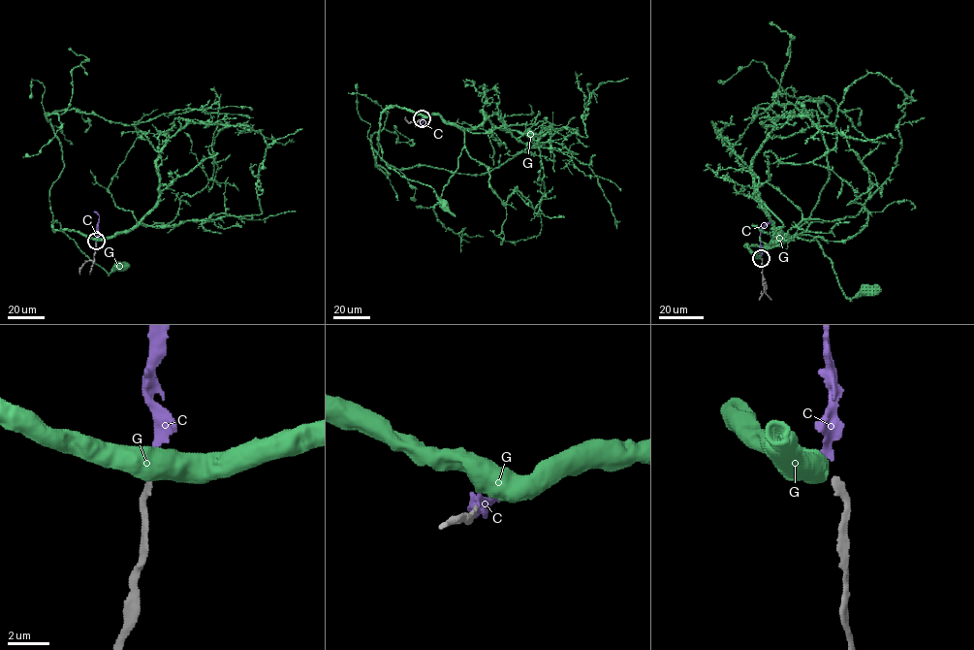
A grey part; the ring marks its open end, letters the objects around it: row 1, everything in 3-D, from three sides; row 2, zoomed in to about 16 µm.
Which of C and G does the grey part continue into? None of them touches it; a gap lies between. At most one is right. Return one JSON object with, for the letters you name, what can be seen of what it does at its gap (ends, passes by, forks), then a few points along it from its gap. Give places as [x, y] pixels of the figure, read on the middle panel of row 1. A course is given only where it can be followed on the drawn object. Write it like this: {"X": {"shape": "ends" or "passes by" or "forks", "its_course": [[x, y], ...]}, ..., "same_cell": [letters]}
{"C": {"shape": "ends"}, "same_cell": ["C"]}

